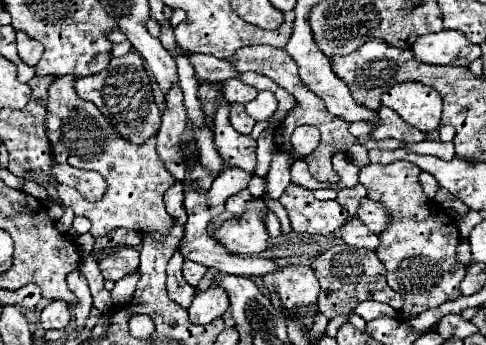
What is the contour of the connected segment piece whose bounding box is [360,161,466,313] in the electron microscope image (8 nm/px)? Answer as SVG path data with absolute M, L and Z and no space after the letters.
M394 161L390 165L362 167L360 183L368 189L372 201L380 201L388 213L388 227L378 235L378 259L386 267L388 285L402 295L402 313L422 313L446 301L458 299L460 281L466 269L456 261L456 245L460 243L458 223L438 203L428 199L418 181L418 167L408 161Z

